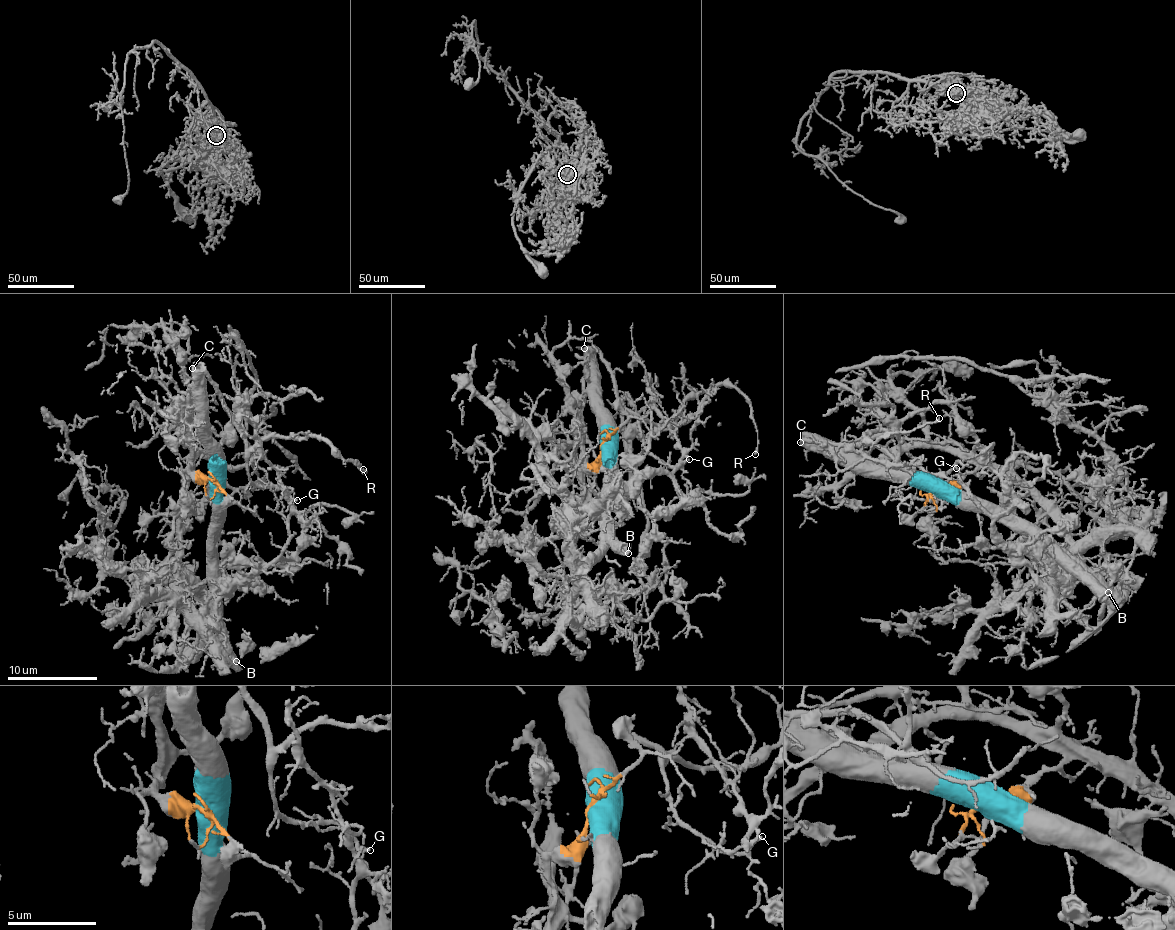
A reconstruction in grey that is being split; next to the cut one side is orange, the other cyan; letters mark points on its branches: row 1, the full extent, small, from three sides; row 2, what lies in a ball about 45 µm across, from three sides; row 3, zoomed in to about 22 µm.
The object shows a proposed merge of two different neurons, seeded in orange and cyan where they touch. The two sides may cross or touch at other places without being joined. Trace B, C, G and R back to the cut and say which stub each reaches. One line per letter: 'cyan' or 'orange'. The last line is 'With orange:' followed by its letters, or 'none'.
B: cyan
C: cyan
G: cyan
R: cyan
With orange: none

